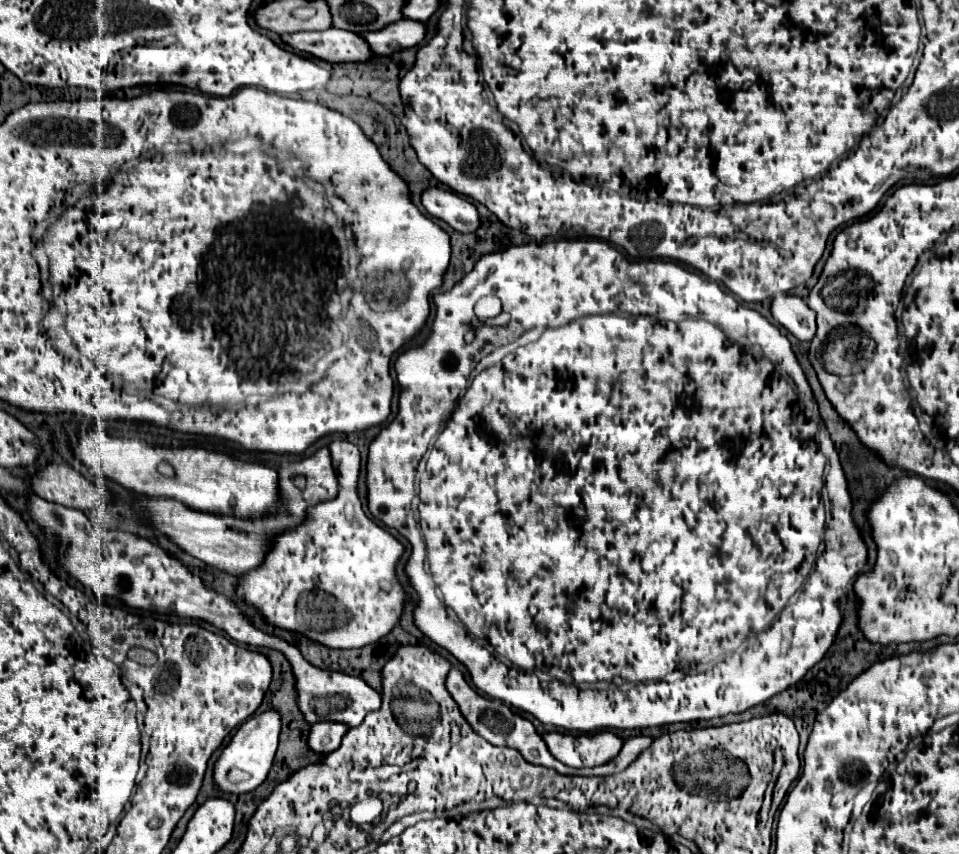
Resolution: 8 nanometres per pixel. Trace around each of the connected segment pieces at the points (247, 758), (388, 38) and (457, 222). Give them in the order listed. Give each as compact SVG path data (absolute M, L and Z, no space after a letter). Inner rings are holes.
M268 708L266 712L248 718L236 730L236 734L232 736L232 742L224 748L220 760L216 762L214 782L220 786L220 790L230 792L230 794L244 794L244 792L252 792L256 786L260 786L272 768L280 730L282 730L282 720L280 720L280 712L276 712L276 708Z
M402 18L380 32L364 32L362 36L368 40L374 56L390 56L392 52L422 44L426 38L426 24Z
M428 188L422 194L422 206L434 218L442 218L456 232L468 234L480 228L480 214L472 202L456 192L442 188Z

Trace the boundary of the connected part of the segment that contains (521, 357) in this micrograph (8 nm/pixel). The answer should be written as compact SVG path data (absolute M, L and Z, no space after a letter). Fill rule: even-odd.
M547 238L546 242L531 241L524 246L510 246L508 250L486 254L480 258L474 270L462 278L458 286L454 286L450 292L436 294L434 304L436 318L426 344L402 352L396 360L396 374L400 382L398 414L370 444L366 464L368 506L374 518L382 520L386 526L396 528L408 540L412 538L412 556L406 564L406 572L420 598L418 608L414 610L414 622L432 642L446 648L468 668L476 688L494 700L502 700L518 710L532 714L542 724L570 732L650 728L700 718L710 720L730 712L744 712L796 684L816 662L822 660L840 626L838 600L844 596L846 588L852 586L856 574L860 574L866 564L866 548L862 548L866 544L862 542L860 532L852 522L852 500L840 462L831 458L829 472L826 478L822 476L826 458L818 450L818 426L812 418L806 418L806 410L800 400L800 392L808 390L808 382L792 352L791 343L776 326L772 326L756 310L738 304L716 282L700 274L688 272L674 262L630 260L616 248L608 246L608 242L591 239ZM488 294L500 300L508 300L508 328L486 330L490 336L504 340L487 340L478 331L474 340L468 343L464 336L470 330L470 322L474 318L474 304L478 298ZM512 340L536 342L510 352L508 342ZM504 346L506 354L501 354L502 360L470 380L478 360L486 352ZM434 436L436 442L418 486L418 530L412 510L412 500L416 496L416 466ZM504 472L504 480L490 482L492 476L500 476ZM824 480L832 506L830 522L826 522L826 512L820 498ZM822 538L834 542L824 542L824 552L816 556ZM427 554L432 576L425 568ZM434 584L442 590L444 602L438 600ZM794 594L796 602L790 600ZM446 606L454 608L460 622L448 618Z

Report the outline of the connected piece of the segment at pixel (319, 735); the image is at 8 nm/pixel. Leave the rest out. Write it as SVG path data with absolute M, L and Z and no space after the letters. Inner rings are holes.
M322 720L322 722L316 722L310 730L310 736L308 736L308 746L314 750L314 752L334 752L344 734L348 732L348 724L340 724L340 722L328 722L328 720Z

